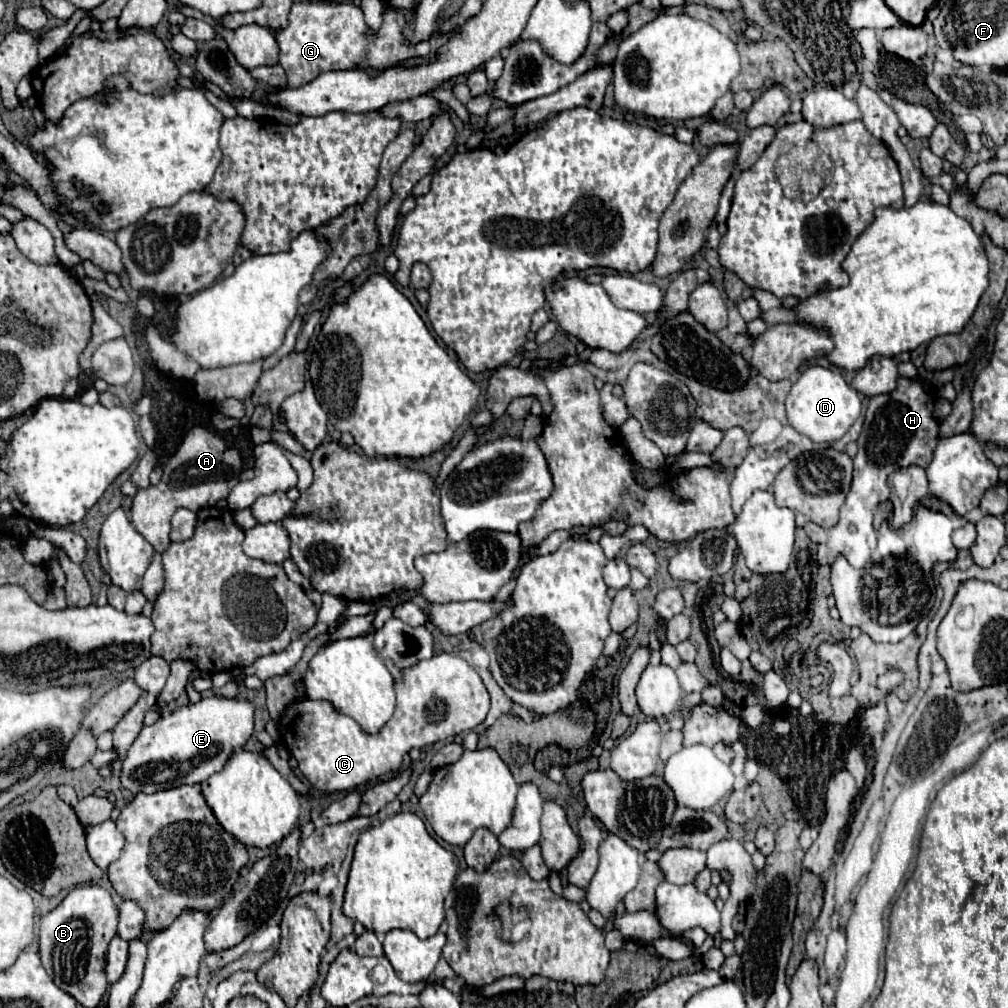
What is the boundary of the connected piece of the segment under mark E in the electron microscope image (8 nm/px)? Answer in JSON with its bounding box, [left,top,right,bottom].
[120,697,254,795]

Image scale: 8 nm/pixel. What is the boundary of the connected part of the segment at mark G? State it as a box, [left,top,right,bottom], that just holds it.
[276,3,430,87]

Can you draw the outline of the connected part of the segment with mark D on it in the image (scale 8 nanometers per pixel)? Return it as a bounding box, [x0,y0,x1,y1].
[786,367,862,443]

